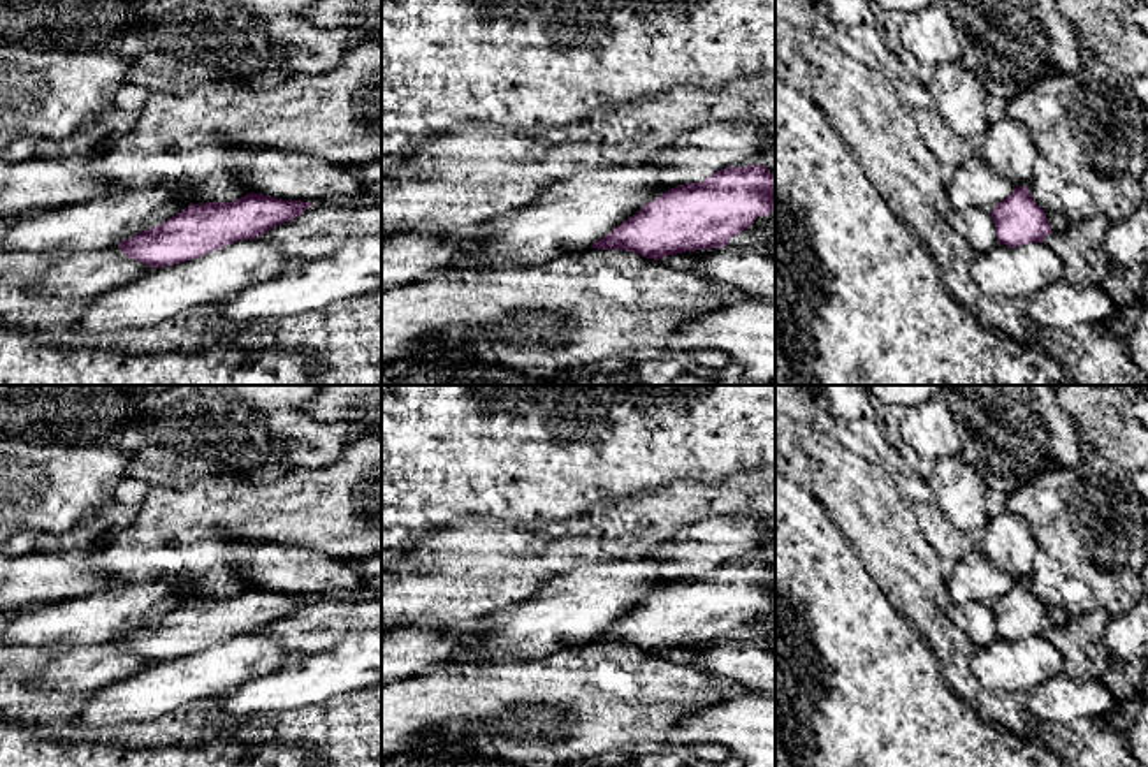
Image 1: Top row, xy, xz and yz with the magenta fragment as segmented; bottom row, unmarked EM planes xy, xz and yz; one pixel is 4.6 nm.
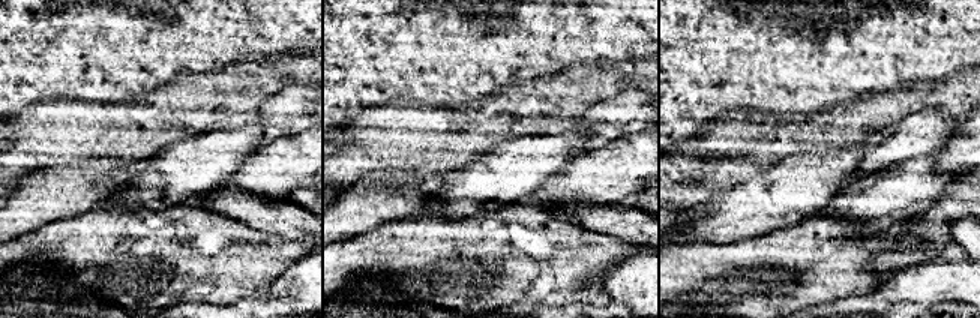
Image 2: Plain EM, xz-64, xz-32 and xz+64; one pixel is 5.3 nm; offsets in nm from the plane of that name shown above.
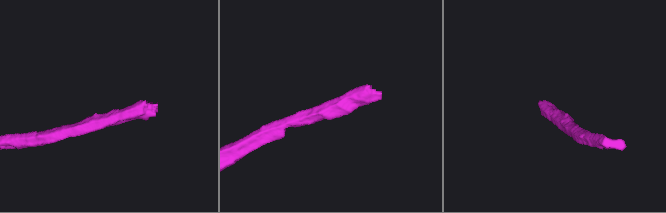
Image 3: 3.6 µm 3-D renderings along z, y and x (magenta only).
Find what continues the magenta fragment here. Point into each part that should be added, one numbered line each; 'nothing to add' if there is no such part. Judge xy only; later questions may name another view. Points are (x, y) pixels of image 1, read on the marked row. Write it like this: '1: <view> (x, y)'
nothing to add

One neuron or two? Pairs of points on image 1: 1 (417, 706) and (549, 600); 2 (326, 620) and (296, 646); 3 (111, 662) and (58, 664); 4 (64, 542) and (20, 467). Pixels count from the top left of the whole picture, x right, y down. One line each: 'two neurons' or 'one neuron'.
1: two neurons
2: one neuron
3: one neuron
4: two neurons

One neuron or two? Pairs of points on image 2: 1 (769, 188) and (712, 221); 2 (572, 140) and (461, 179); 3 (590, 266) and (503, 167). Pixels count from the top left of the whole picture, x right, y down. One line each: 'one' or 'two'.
1: one
2: one
3: two

